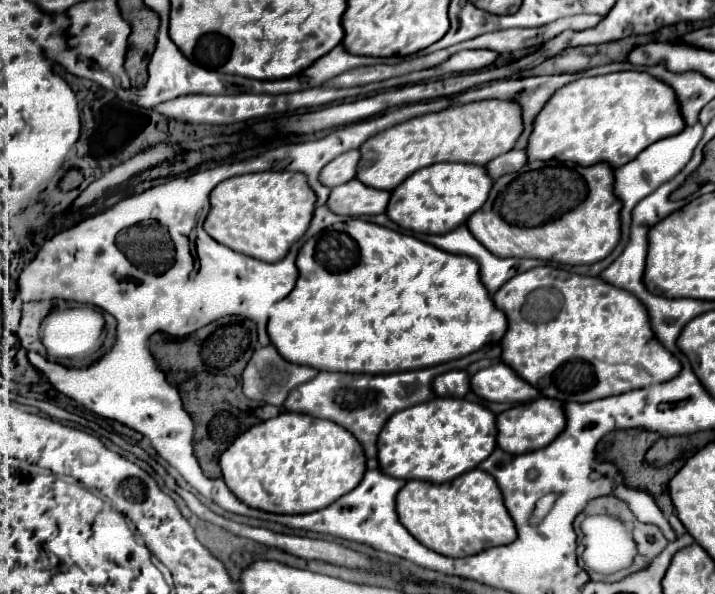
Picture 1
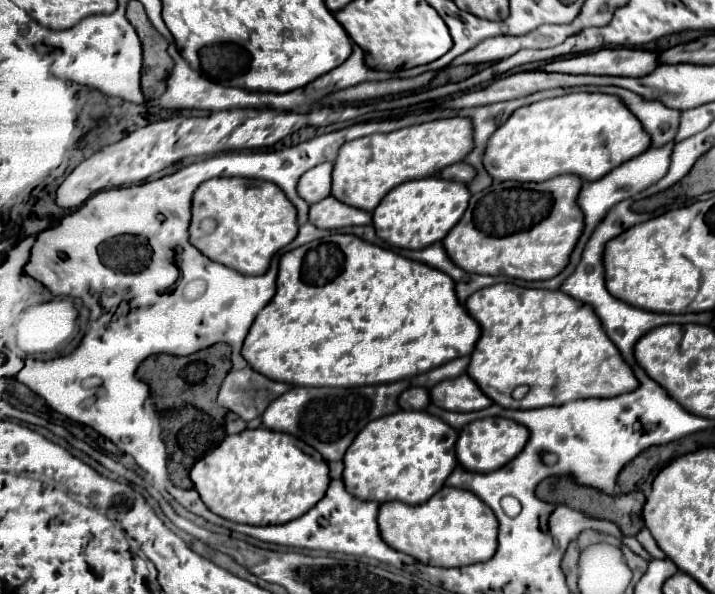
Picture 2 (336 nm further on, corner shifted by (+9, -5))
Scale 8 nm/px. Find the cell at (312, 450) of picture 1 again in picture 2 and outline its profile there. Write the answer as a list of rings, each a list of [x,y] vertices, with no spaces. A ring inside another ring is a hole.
[[[265,427],[229,435],[193,465],[193,485],[215,515],[247,525],[279,525],[305,515],[325,495],[329,467],[323,457],[293,435]]]

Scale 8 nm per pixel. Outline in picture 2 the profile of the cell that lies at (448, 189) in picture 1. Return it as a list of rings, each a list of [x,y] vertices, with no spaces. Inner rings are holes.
[[[427,177],[419,181],[407,181],[391,189],[373,211],[373,225],[377,237],[393,247],[401,249],[423,249],[431,243],[441,241],[451,227],[463,217],[469,205],[471,193],[465,183],[445,181],[441,177]]]

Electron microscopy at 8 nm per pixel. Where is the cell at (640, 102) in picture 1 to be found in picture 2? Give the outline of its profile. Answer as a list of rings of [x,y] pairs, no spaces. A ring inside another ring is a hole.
[[[569,93],[515,109],[507,123],[491,135],[483,153],[485,171],[497,181],[539,183],[571,173],[595,181],[651,145],[643,125],[615,95]]]

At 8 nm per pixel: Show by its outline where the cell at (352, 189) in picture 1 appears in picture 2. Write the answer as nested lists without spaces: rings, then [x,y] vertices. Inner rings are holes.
[[[325,197],[309,209],[311,223],[319,229],[339,229],[349,225],[371,225],[371,213],[349,207],[335,197]]]

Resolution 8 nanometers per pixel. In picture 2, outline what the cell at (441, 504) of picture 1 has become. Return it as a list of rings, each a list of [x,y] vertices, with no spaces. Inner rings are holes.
[[[443,487],[435,497],[421,505],[405,505],[389,501],[379,507],[379,535],[381,539],[411,555],[423,565],[437,567],[463,567],[483,563],[495,555],[497,549],[497,517],[495,513],[471,491]]]

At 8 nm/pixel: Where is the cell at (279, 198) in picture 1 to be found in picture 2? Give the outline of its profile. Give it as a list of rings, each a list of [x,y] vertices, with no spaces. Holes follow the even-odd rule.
[[[209,179],[201,183],[193,195],[193,217],[189,225],[189,239],[191,243],[211,261],[217,261],[225,267],[233,267],[235,271],[243,275],[263,275],[269,267],[271,257],[289,245],[297,235],[297,211],[291,205],[291,201],[283,195],[275,183],[259,181],[259,179]]]

